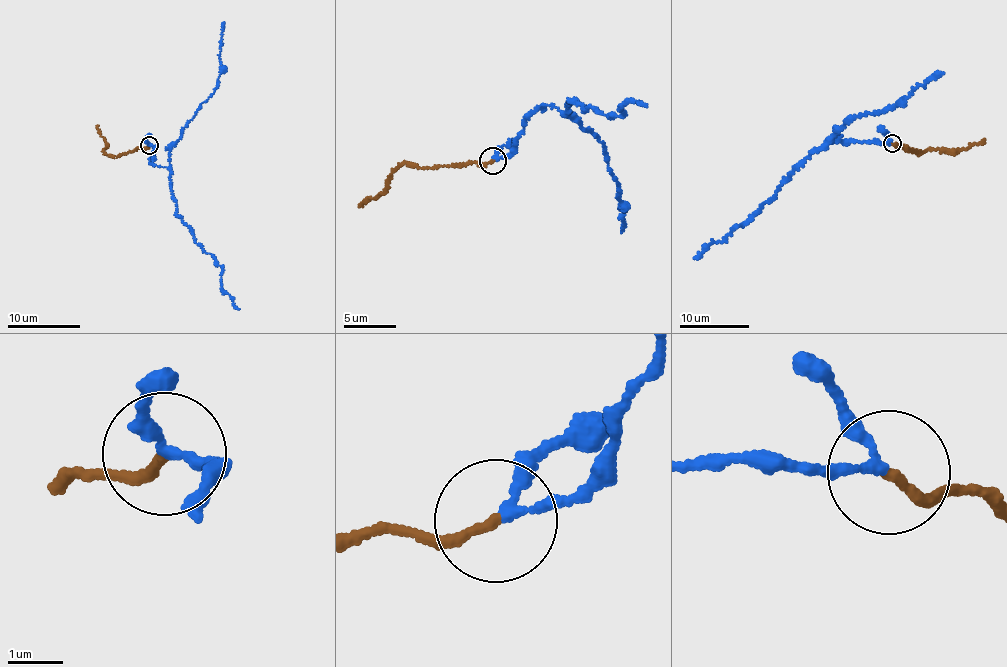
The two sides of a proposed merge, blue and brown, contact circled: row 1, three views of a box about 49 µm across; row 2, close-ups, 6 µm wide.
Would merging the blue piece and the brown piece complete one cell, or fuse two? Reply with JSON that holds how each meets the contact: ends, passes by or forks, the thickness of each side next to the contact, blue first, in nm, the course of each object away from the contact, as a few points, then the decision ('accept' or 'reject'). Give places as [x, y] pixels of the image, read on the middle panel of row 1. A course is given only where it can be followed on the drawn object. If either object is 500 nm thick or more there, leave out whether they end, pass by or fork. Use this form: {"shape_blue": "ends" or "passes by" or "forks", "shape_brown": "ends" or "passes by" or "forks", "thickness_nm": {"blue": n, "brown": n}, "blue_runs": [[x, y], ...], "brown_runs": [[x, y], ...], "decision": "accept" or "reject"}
{"shape_blue": "passes by", "shape_brown": "ends", "thickness_nm": {"blue": 150, "brown": 180}, "blue_runs": [[492, 159], [510, 152], [524, 122], [543, 106], [564, 112], [570, 101], [612, 118], [638, 102], [647, 104]], "brown_runs": [[492, 159], [419, 167], [406, 161], [391, 173], [383, 193], [360, 206]], "decision": "reject"}

